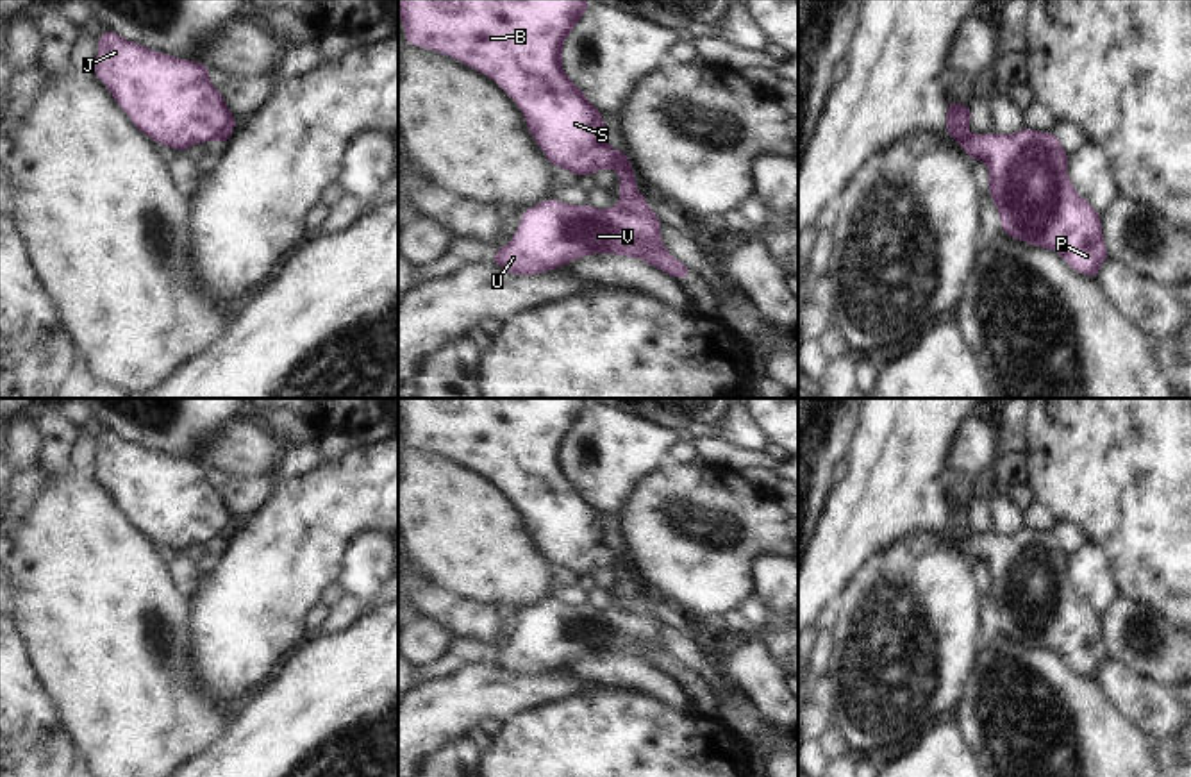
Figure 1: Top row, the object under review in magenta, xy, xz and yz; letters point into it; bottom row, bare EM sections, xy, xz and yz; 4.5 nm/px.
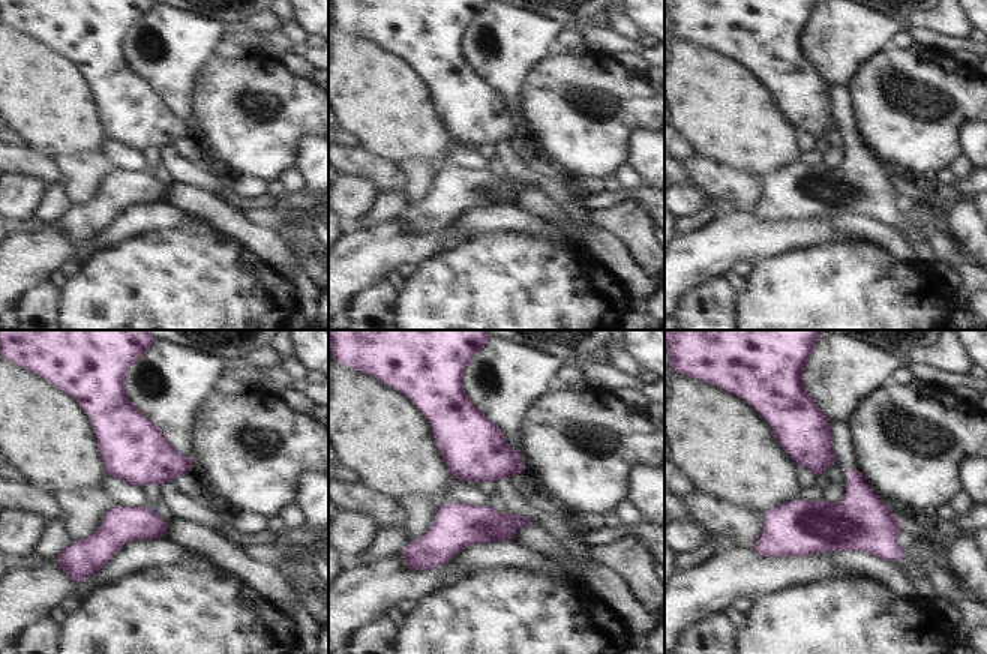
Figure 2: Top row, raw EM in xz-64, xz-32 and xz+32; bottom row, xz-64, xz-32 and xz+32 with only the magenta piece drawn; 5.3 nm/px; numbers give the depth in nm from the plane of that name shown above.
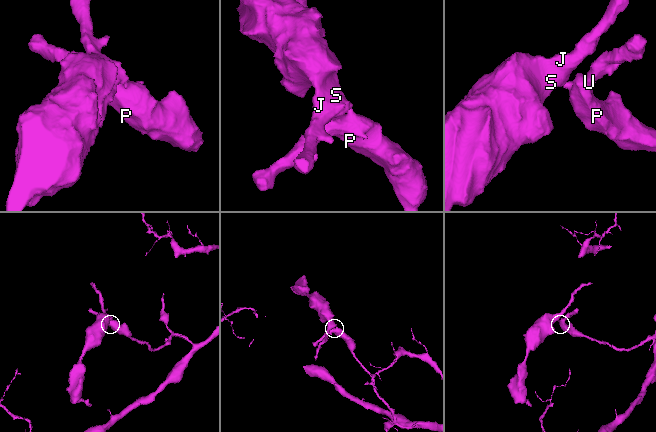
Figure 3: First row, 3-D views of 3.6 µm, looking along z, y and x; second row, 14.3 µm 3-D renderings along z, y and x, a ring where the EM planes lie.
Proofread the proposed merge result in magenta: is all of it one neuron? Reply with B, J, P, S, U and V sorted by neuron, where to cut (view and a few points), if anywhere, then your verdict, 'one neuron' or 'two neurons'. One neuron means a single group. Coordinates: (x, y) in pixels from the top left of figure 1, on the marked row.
B J S / P U V; cut in xz along (613, 149), (616, 154), (615, 165); two neurons

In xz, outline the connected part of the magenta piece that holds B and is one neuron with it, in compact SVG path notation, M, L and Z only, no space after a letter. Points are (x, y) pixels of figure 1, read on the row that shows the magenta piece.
M398 0L405 43L455 57L493 79L521 109L552 166L573 175L611 171L620 154L605 143L604 114L562 70L562 45L587 0Z

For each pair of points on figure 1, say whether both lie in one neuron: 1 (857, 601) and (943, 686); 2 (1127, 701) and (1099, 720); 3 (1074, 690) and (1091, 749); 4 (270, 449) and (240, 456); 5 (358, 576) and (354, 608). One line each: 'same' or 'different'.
1: same
2: different
3: same
4: same
5: different

